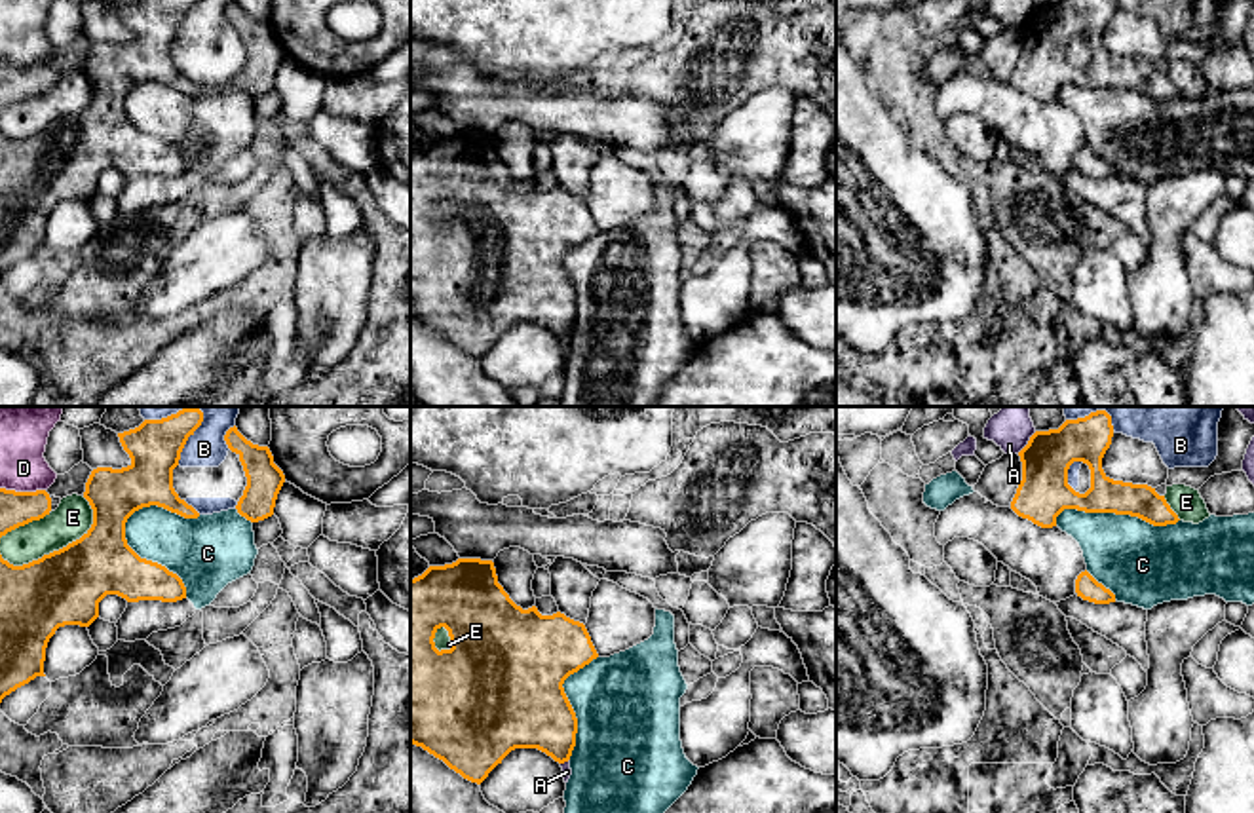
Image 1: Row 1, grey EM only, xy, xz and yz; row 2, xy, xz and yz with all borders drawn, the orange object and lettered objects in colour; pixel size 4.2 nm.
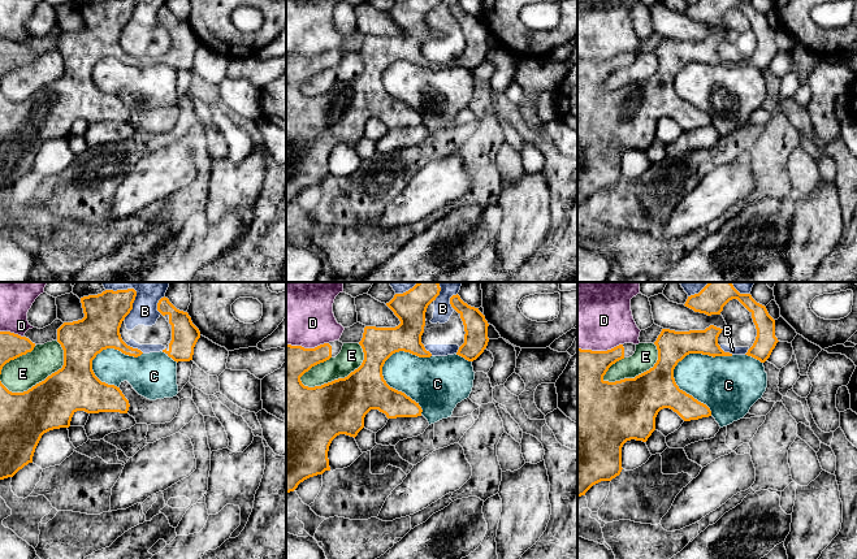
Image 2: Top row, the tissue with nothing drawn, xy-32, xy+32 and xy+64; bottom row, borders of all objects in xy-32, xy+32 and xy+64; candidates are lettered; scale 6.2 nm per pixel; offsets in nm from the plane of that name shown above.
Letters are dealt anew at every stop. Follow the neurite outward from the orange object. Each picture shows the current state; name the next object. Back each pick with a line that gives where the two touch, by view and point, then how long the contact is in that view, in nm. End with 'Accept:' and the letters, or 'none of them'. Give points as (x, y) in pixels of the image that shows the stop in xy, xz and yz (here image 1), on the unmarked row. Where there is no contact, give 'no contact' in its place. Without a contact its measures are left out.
Accept: none of them

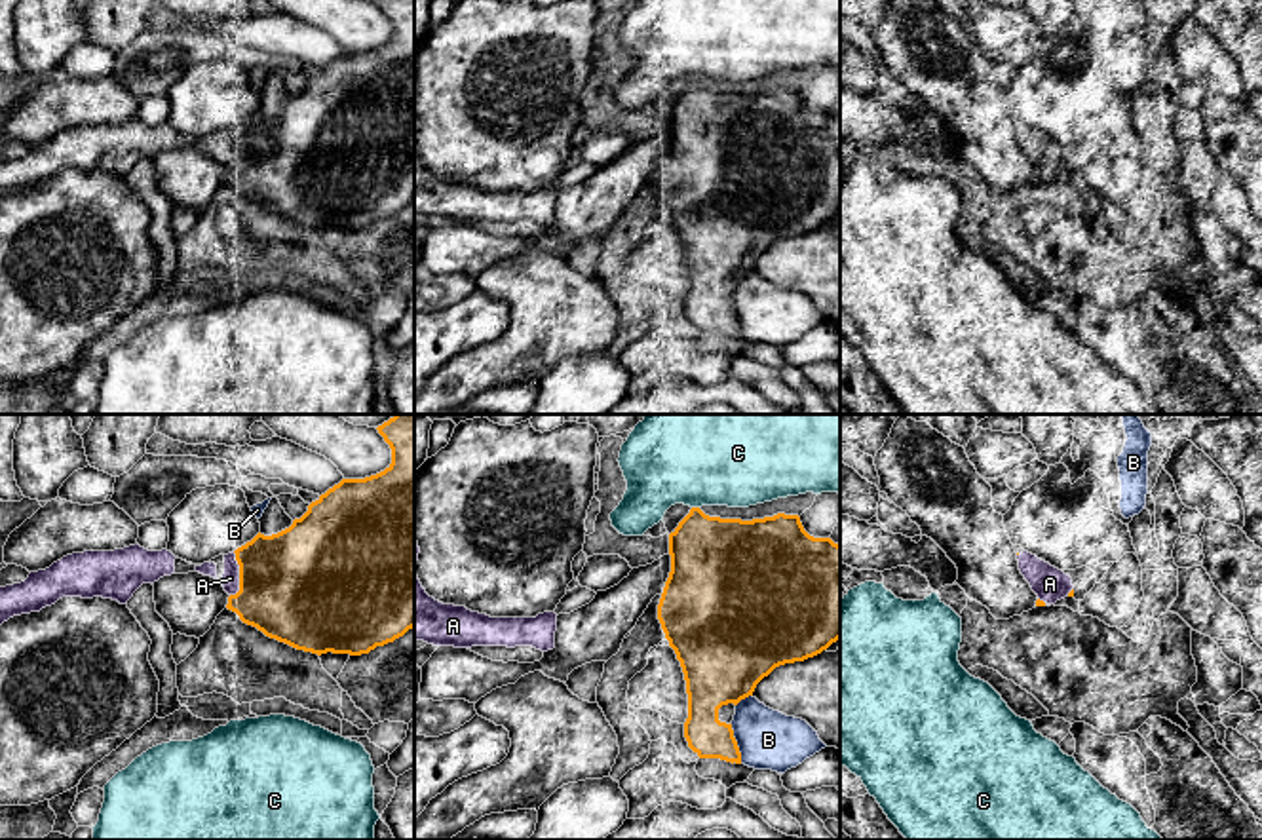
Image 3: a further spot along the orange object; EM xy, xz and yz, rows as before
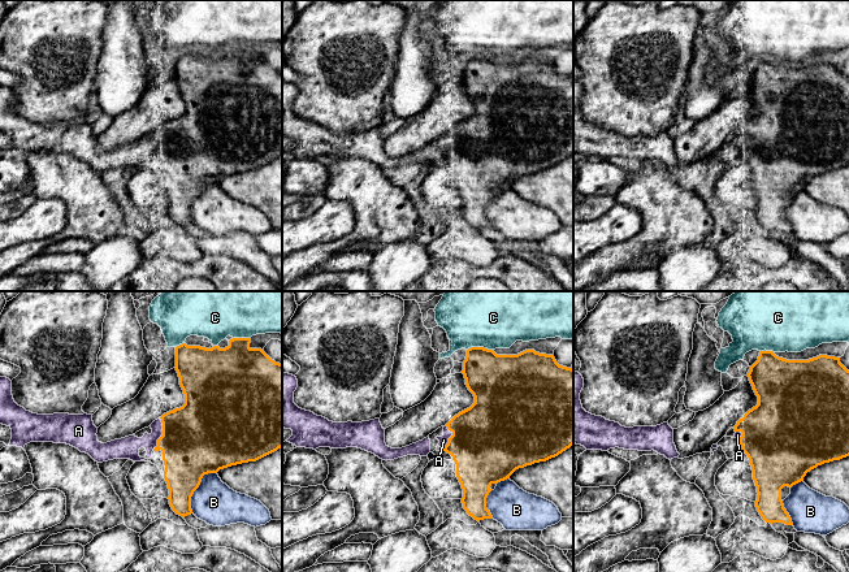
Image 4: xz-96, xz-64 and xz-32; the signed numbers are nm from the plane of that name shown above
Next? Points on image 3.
A: meets orange in xy at (240, 149); contact 190 nm long
Accept: A

